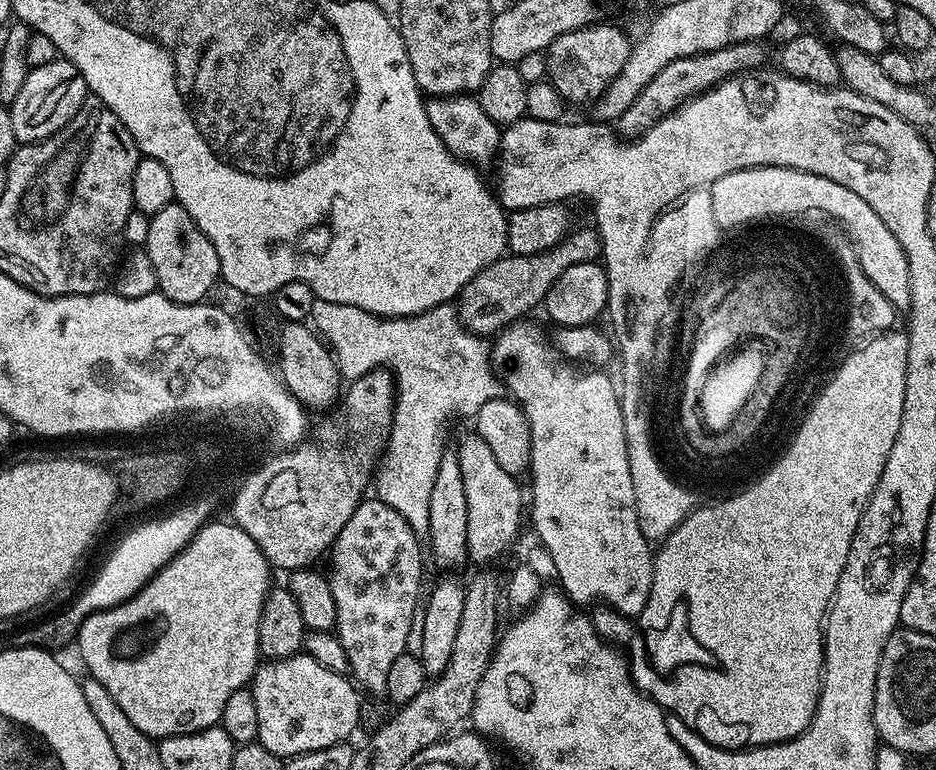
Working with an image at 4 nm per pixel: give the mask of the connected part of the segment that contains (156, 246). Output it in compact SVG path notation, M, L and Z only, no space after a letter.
M167 204L150 218L150 234L143 247L153 263L160 295L174 302L199 304L207 297L204 295L215 286L216 280L218 284L221 279L218 250L214 250L210 238L198 230L194 218L190 218L190 214L186 214L180 204Z

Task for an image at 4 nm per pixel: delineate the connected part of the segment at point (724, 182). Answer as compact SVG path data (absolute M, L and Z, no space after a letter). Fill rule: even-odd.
M743 168L737 172L726 174L719 182L712 184L712 197L714 198L714 215L718 217L720 227L730 229L737 221L748 220L749 217L761 216L767 212L794 212L797 214L814 213L817 216L828 218L838 217L844 220L851 229L851 236L856 237L860 250L859 262L866 278L870 280L889 299L897 310L907 310L910 302L910 270L904 257L902 246L896 244L894 234L886 230L886 222L858 198L854 190L840 186L836 182L812 175L809 172L794 171L792 168Z

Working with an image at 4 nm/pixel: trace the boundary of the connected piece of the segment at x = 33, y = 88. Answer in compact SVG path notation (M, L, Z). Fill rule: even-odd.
M58 58L46 66L31 69L22 82L22 90L12 99L10 111L14 122L14 134L20 144L33 144L45 140L64 128L79 108L84 107L90 93L84 75L69 60Z

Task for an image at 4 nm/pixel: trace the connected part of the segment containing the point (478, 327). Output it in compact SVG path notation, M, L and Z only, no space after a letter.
M595 227L573 231L571 236L541 255L515 255L500 257L498 261L479 272L458 294L457 309L461 324L468 331L481 338L488 338L507 329L523 319L530 310L538 308L549 292L550 286L559 278L563 270L571 264L596 262L601 259L604 244Z

